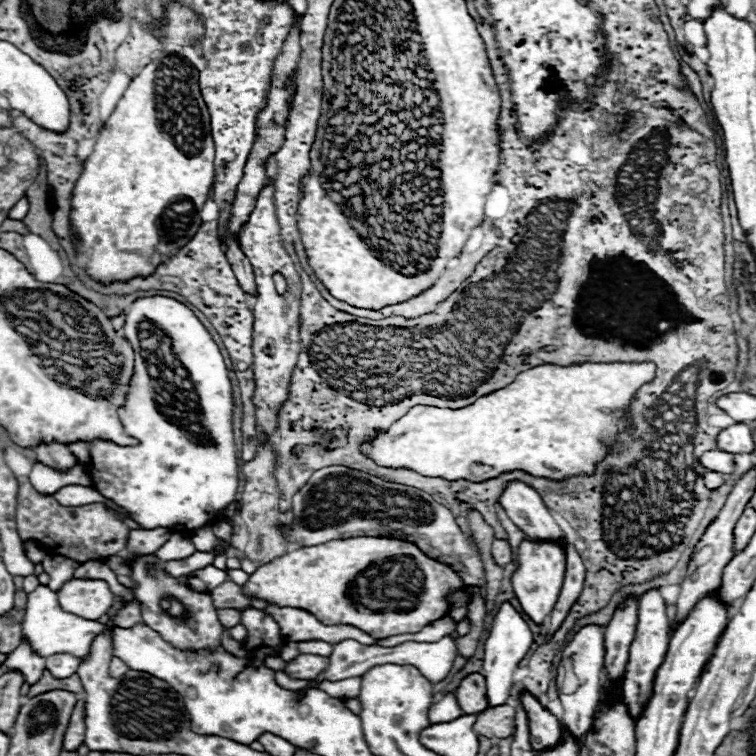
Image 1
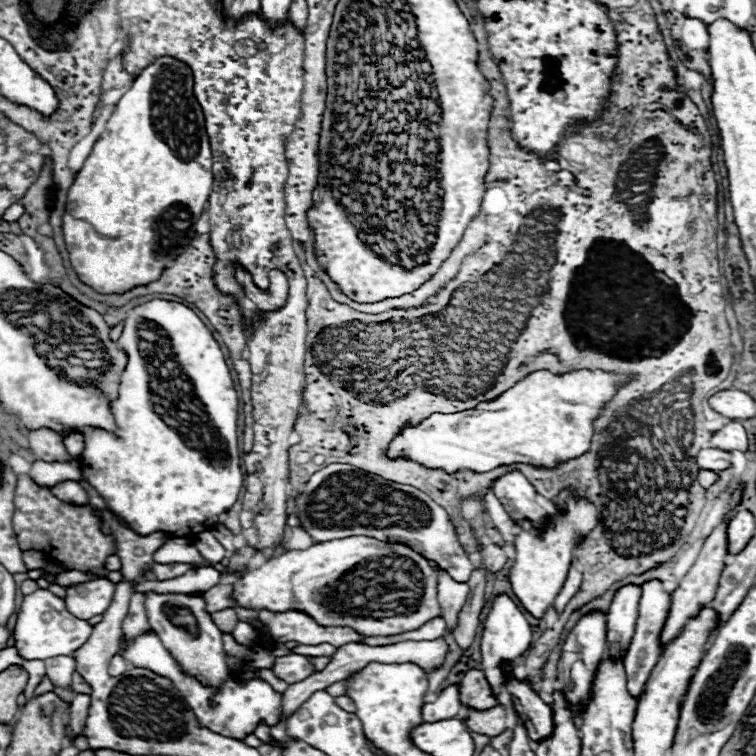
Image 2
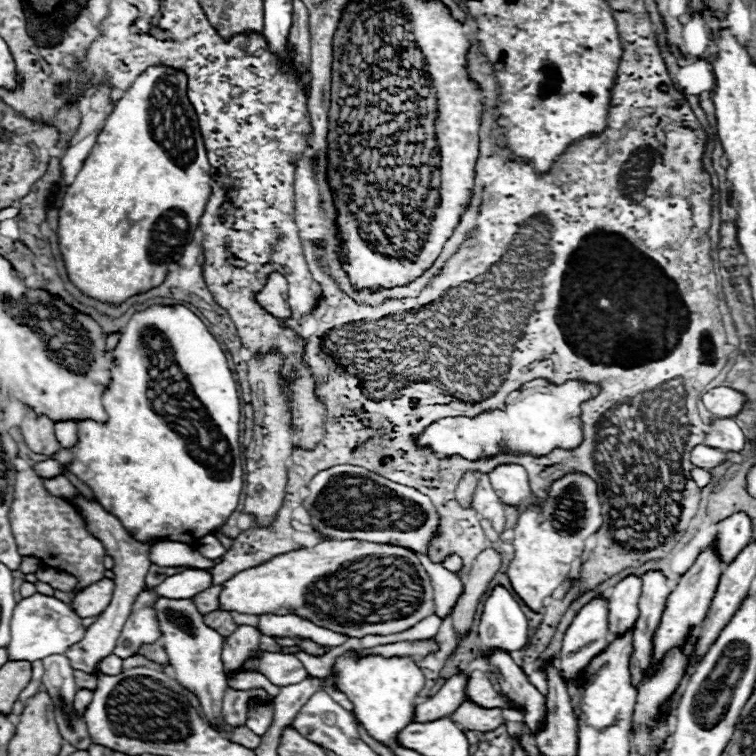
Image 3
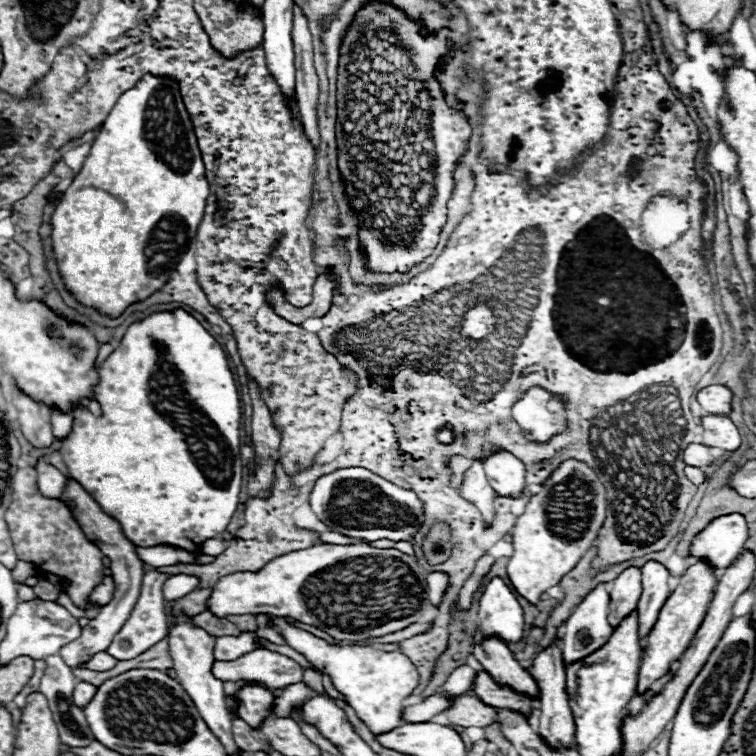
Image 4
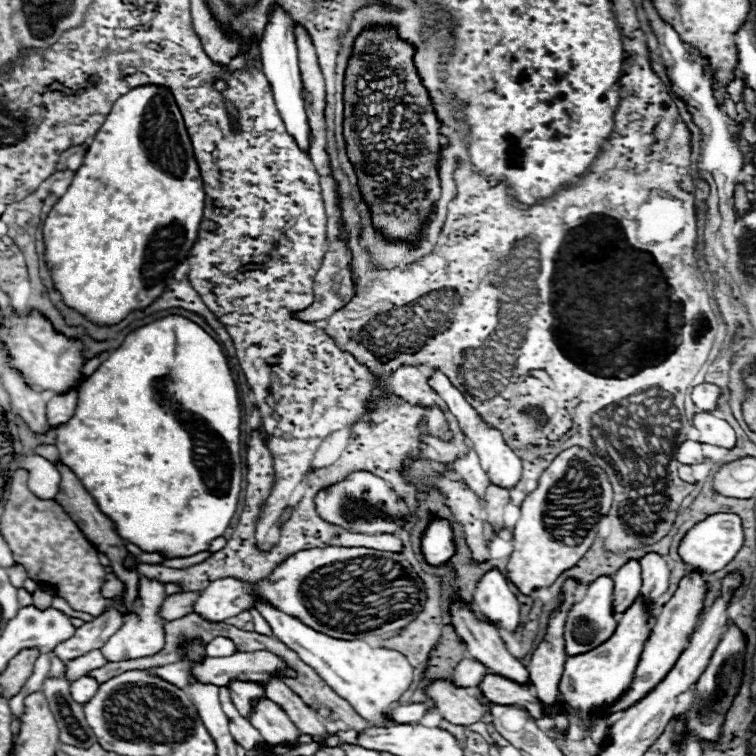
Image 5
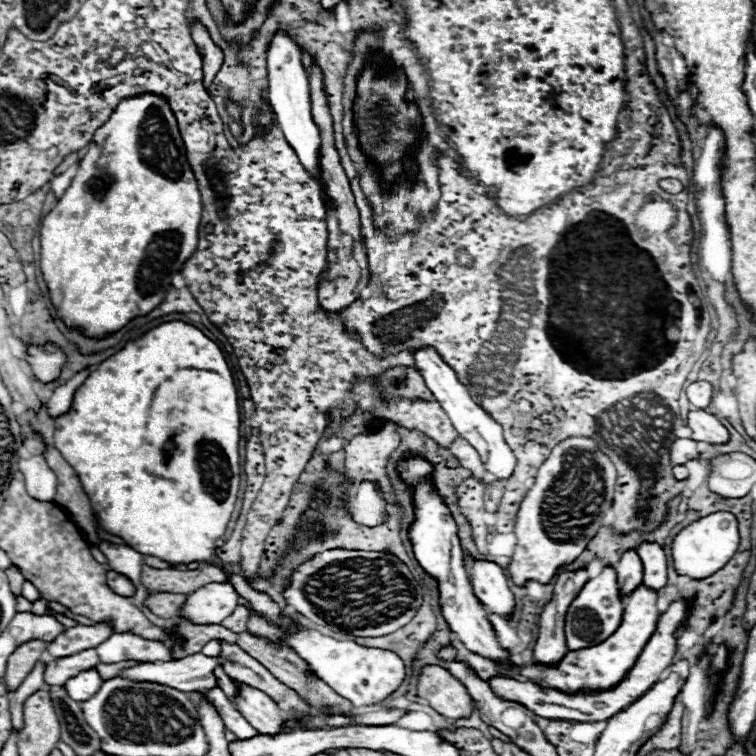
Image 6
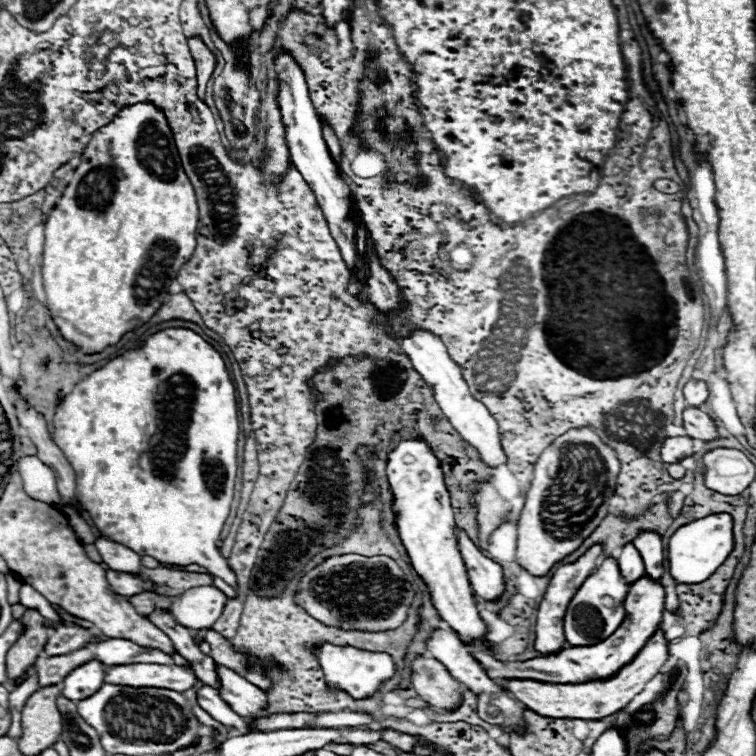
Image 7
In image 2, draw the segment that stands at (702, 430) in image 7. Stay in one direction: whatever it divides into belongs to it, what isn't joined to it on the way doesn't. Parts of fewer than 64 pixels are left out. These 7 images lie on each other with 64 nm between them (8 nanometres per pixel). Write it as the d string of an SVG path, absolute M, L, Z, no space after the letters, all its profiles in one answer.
M732 420L730 424L726 424L718 432L714 432L712 446L714 448L722 448L722 450L728 450L728 452L734 452L734 450L746 452L748 450L748 434L746 434L746 428L740 422Z

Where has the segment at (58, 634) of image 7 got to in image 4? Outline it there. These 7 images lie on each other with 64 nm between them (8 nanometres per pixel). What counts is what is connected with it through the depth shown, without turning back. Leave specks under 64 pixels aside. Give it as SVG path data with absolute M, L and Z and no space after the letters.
M68 478L68 484L66 484L66 492L60 496L62 502L66 502L66 506L72 510L74 518L78 520L80 528L86 532L86 536L98 544L98 548L102 550L104 556L110 558L110 570L112 570L112 578L116 582L116 592L114 592L114 598L98 612L98 616L94 620L90 620L88 626L82 628L82 634L78 640L74 640L72 644L66 644L62 650L60 650L60 656L64 658L64 662L68 666L80 666L84 664L86 660L90 660L94 654L98 652L106 652L108 644L114 640L114 636L120 632L120 628L124 626L124 622L128 620L136 600L138 600L138 594L140 594L140 588L142 588L142 576L146 572L146 564L138 558L136 554L136 546L124 536L122 532L122 526L118 520L114 520L112 516L108 516L106 512L102 512L102 508L98 506L98 502L72 478Z

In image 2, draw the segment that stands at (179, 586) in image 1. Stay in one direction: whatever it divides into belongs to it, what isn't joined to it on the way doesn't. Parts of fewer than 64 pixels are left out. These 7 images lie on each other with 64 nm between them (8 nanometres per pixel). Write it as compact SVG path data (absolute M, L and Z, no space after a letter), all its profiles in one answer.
M144 592L144 608L146 618L150 620L150 628L158 634L162 644L172 652L178 664L198 676L204 684L220 684L228 676L228 668L224 662L224 648L222 648L222 632L212 622L210 612L206 612L206 602L202 596L190 594L158 594L158 592Z

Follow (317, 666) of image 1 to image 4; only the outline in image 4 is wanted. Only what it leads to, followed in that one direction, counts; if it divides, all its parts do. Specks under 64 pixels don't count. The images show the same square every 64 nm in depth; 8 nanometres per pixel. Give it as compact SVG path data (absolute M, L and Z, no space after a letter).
M258 648L234 662L214 664L214 676L220 680L260 680L268 688L284 688L302 682L302 666L292 658Z

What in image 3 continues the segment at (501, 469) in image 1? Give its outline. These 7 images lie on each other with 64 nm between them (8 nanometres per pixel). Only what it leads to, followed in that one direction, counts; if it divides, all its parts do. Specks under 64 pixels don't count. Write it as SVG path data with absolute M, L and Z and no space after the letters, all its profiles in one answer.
M532 380L530 384L524 384L524 388L514 390L506 398L506 408L504 410L490 410L482 412L476 418L468 416L458 416L458 418L440 418L434 420L430 426L424 428L420 436L416 436L418 446L426 446L432 452L436 452L440 458L450 458L450 456L462 456L466 460L478 460L478 458L494 458L500 452L518 452L518 454L530 454L530 456L548 456L554 448L564 448L564 450L574 450L578 444L584 440L584 430L582 430L582 402L590 400L590 396L598 396L600 386L598 384L586 384L580 380L566 380L566 384L550 384L548 380Z

